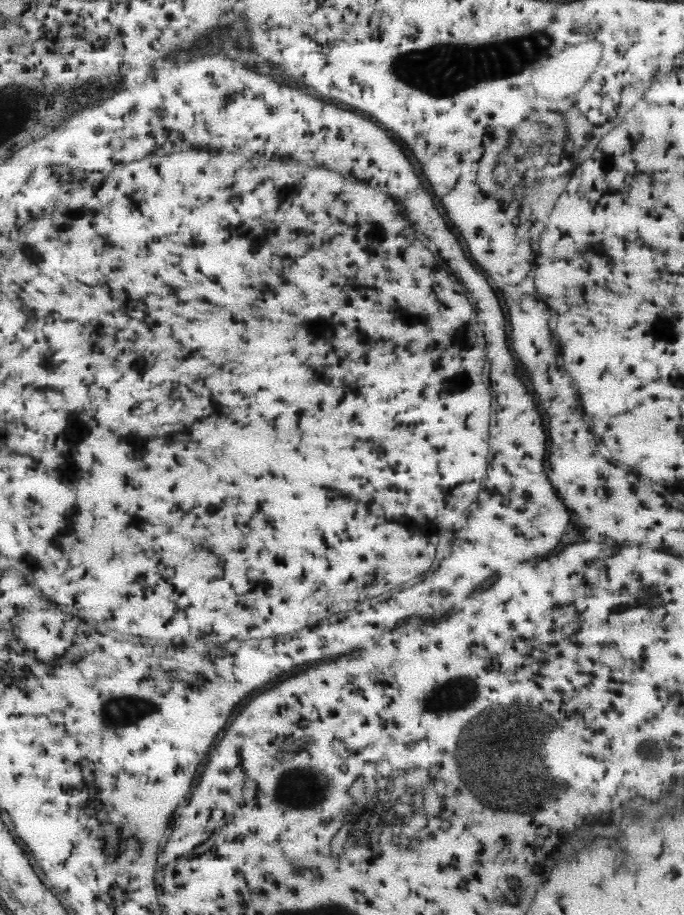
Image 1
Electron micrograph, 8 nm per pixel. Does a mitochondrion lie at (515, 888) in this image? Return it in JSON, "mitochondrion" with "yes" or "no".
{"mitochondrion":"no"}

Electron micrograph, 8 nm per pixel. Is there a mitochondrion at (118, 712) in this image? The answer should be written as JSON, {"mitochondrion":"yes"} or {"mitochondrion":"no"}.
{"mitochondrion":"yes"}

